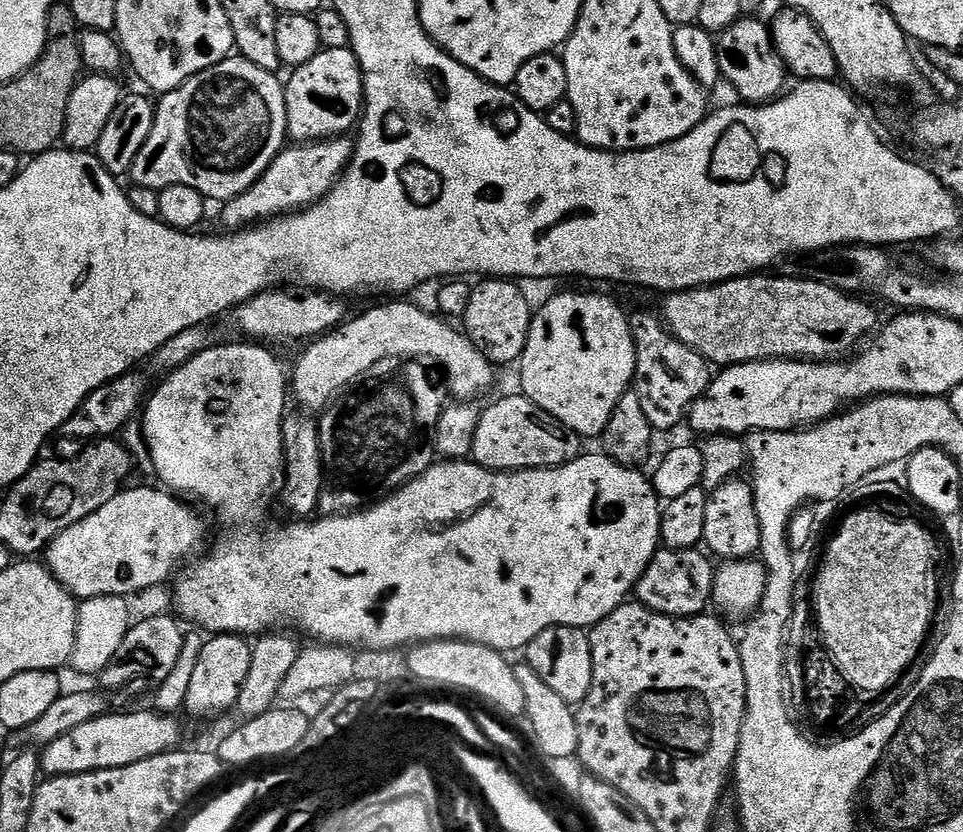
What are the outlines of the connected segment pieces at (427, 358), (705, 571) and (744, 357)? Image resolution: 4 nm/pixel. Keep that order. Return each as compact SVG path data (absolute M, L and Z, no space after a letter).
M384 304L381 308L372 308L369 312L364 312L361 316L356 316L352 321L349 319L347 322L341 323L339 327L335 330L319 337L313 339L311 343L307 345L308 348L304 353L301 354L300 357L296 360L296 369L291 369L290 372L290 392L293 397L297 396L298 399L301 400L302 403L305 404L305 409L311 410L310 408L317 408L317 410L323 410L328 407L329 404L332 403L333 400L336 399L337 396L341 395L351 385L353 382L359 381L361 377L365 374L372 371L372 367L375 366L378 362L382 362L383 360L421 360L424 362L433 362L432 360L437 360L438 363L444 364L444 372L448 375L448 384L446 380L446 388L449 393L452 392L457 401L460 402L472 402L477 399L476 395L479 392L484 392L488 387L491 386L492 383L496 380L496 372L494 369L493 361L489 360L487 356L484 355L484 351L481 350L480 347L475 344L475 342L469 338L463 331L457 330L455 332L453 325L449 323L447 319L441 318L439 315L433 314L431 311L427 312L424 308L419 308L416 304Z
M687 548L681 552L657 551L650 566L636 583L635 599L658 614L685 618L701 615L707 609L704 607L713 603L712 587L716 577L714 564L711 564L713 561L703 551L701 552L696 548Z
M772 274L740 276L706 288L669 292L663 297L663 323L676 339L690 346L712 366L745 364L751 360L835 360L847 357L863 336L871 337L877 331L876 312L864 301L867 299L817 280L793 278L787 274L768 275Z

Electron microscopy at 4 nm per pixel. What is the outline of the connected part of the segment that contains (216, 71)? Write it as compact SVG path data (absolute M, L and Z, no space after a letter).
M233 54L212 68L194 74L182 86L165 92L155 105L153 128L145 145L138 150L130 171L133 185L155 190L181 184L194 186L205 201L227 202L242 194L274 162L274 158L285 147L288 134L286 122L285 85L274 72L254 66L254 62Z

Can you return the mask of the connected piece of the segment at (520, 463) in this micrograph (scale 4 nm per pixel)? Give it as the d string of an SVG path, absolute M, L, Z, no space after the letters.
M523 394L515 395L504 396L497 404L485 407L481 411L471 454L475 463L481 464L484 468L491 468L493 472L520 472L523 468L560 468L581 455L582 438L578 433L558 422L558 418L546 414L546 410L527 400Z

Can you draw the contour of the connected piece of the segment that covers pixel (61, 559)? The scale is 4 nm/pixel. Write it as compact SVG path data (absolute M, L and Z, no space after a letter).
M125 487L114 498L110 498L106 506L82 518L82 522L74 522L74 526L62 530L62 534L55 536L46 549L48 571L77 601L83 602L99 596L125 597L135 591L146 590L147 587L167 585L177 575L178 569L187 565L201 551L200 526L183 499L159 487L132 487Z

